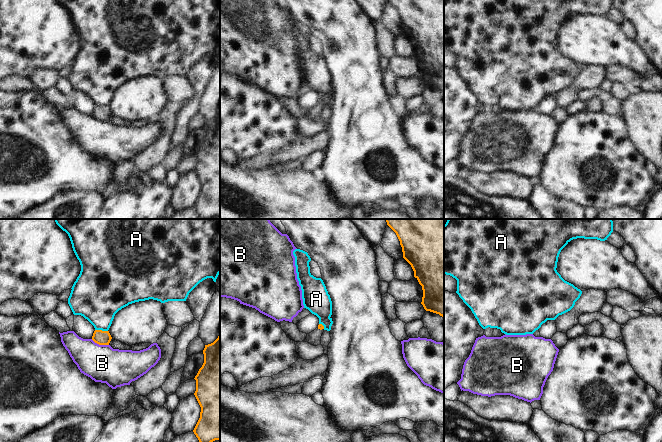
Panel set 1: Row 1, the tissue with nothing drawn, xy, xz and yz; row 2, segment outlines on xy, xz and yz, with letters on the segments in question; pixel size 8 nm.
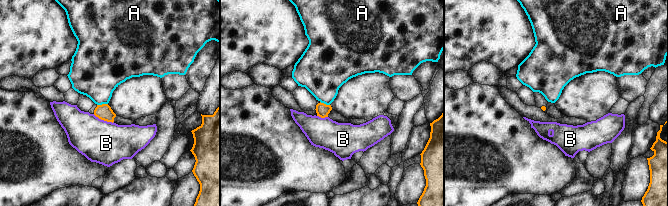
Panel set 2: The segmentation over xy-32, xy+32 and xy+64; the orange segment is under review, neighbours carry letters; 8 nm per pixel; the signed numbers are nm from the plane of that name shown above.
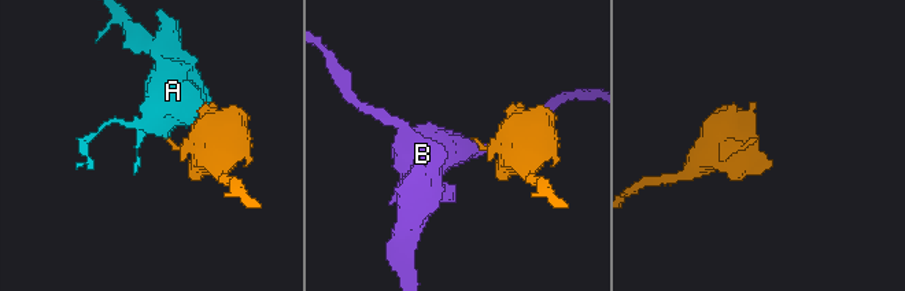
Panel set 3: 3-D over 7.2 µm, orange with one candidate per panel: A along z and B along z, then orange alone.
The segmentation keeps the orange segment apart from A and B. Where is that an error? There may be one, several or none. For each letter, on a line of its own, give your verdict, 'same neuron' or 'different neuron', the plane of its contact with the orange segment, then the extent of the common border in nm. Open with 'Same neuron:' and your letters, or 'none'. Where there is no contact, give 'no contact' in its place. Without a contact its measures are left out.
Same neuron: none
A: different neuron; contact in xy; length 110 nm
B: different neuron; contact in xy; length 150 nm

